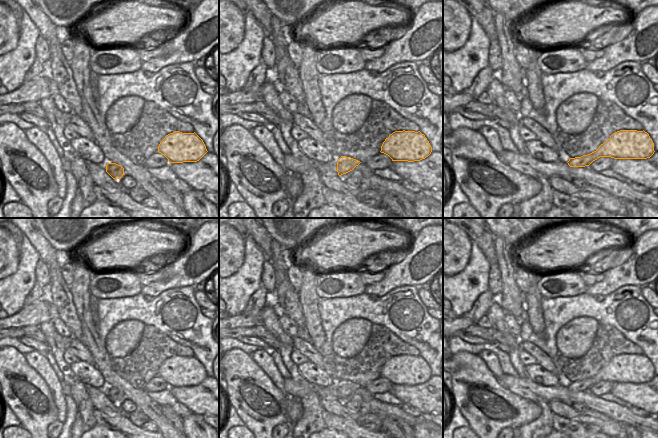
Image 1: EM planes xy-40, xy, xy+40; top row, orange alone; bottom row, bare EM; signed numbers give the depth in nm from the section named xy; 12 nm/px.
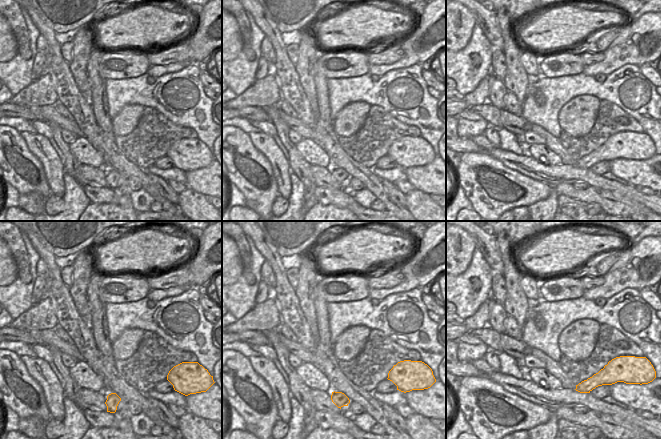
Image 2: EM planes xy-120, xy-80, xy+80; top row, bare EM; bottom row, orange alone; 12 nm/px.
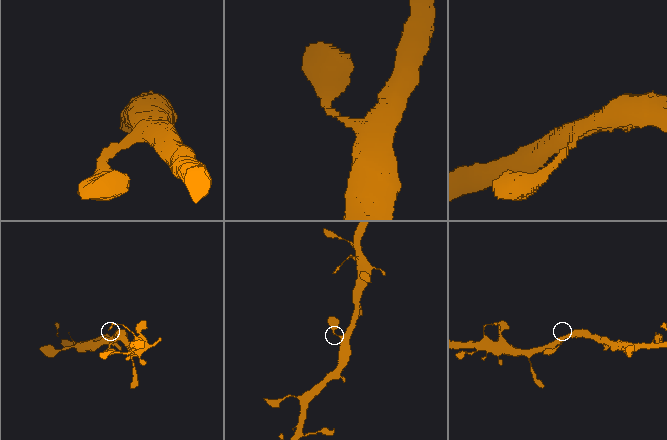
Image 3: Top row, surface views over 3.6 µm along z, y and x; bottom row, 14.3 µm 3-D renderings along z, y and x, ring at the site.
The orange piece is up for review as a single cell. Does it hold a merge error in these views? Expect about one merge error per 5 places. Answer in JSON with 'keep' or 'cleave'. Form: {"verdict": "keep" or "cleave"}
{"verdict": "keep"}

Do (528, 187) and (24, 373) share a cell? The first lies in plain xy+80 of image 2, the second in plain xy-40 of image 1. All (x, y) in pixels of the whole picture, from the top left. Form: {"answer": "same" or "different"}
{"answer": "same"}

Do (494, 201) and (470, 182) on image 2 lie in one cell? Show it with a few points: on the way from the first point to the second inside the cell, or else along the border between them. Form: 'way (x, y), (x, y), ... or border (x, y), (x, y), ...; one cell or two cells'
way (488, 196), (476, 184); one cell

